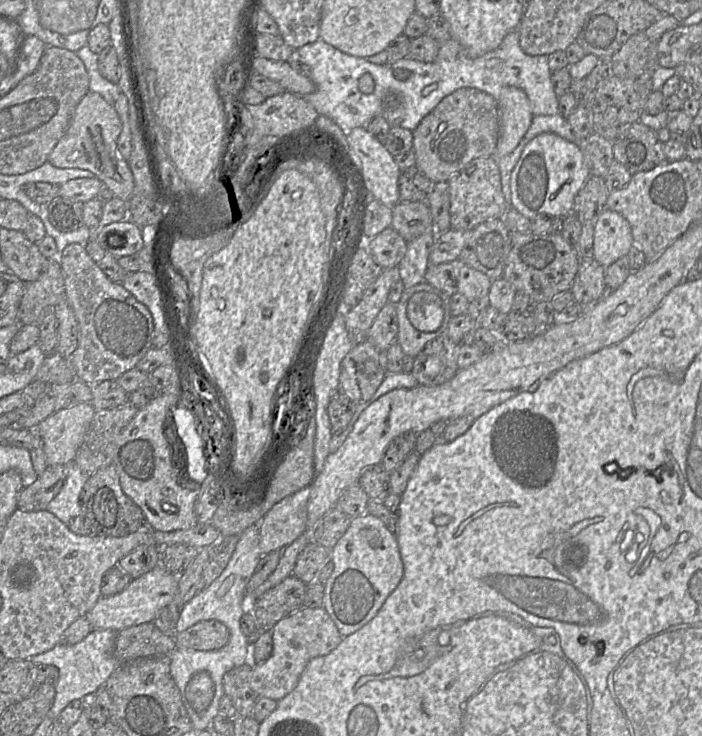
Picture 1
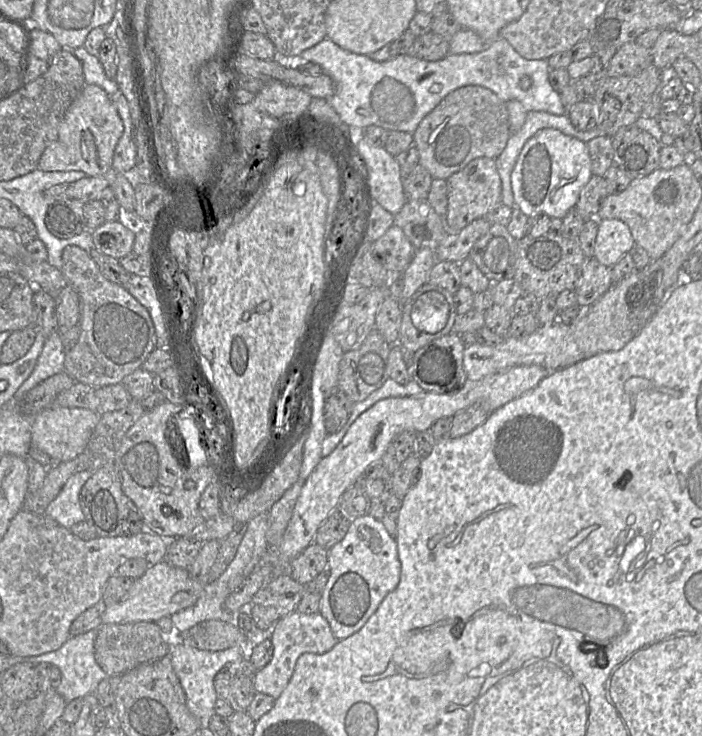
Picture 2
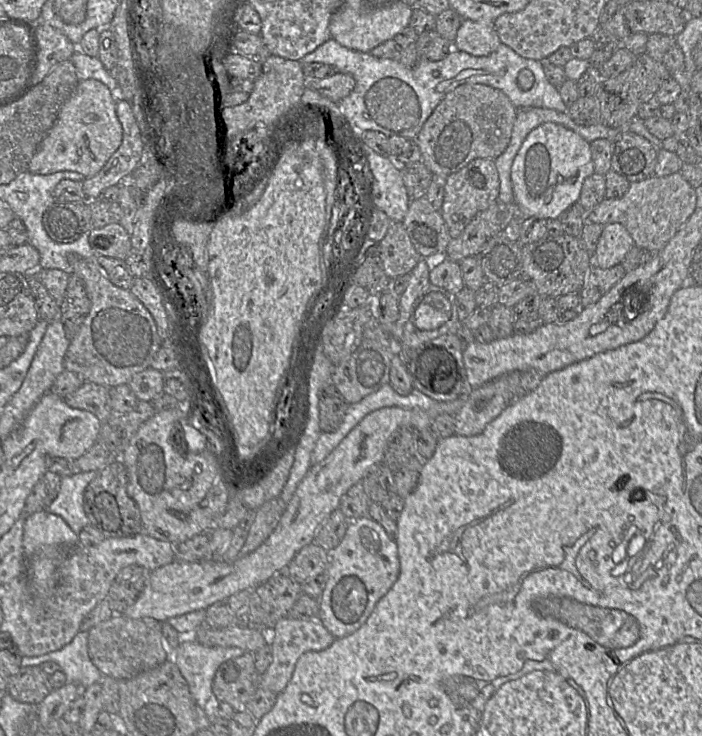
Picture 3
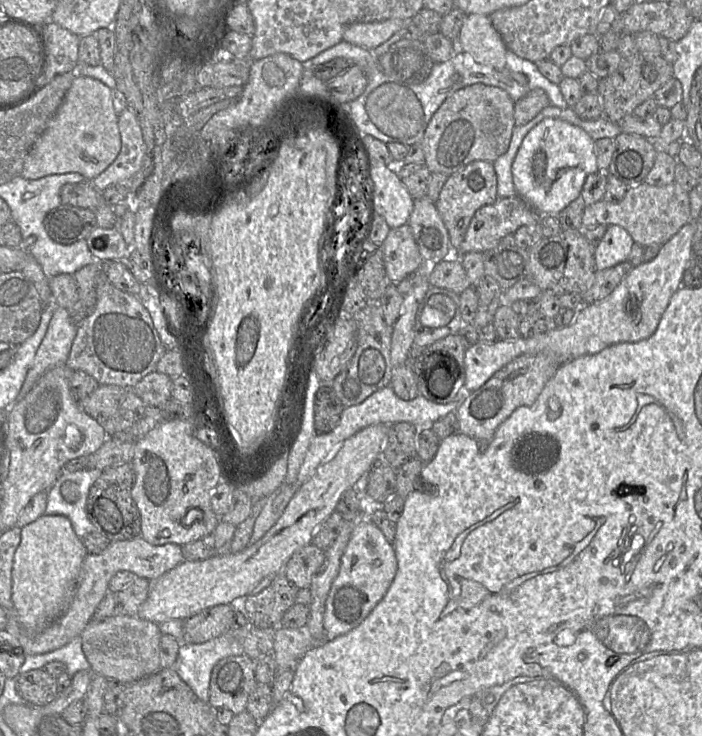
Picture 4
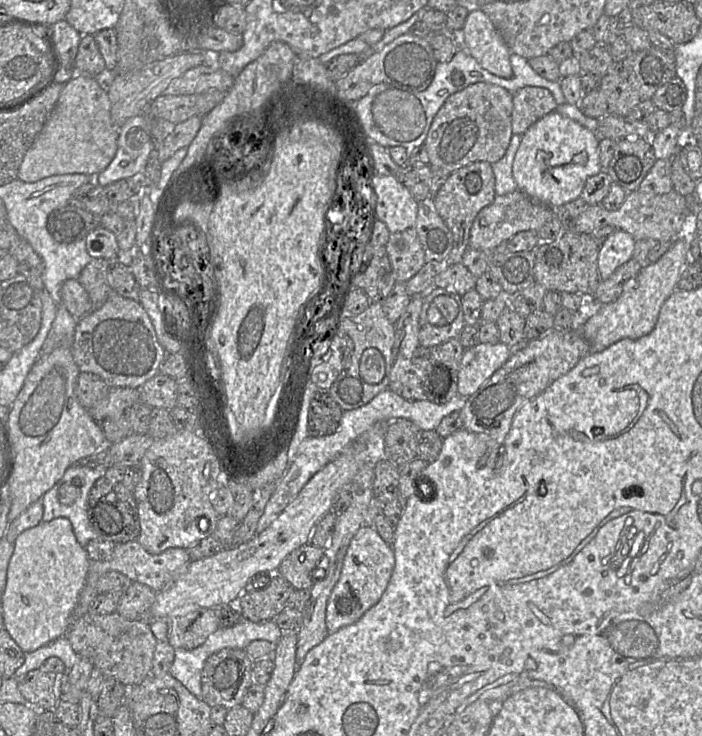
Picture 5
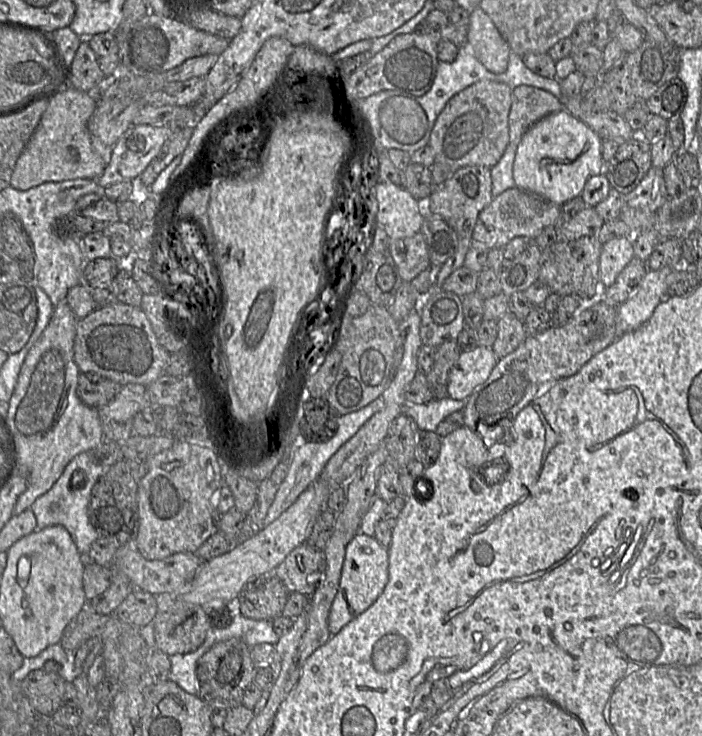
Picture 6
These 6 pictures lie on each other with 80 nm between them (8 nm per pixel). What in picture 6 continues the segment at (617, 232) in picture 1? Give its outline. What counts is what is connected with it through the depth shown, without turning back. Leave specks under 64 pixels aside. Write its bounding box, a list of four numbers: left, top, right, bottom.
[599,237,634,291]

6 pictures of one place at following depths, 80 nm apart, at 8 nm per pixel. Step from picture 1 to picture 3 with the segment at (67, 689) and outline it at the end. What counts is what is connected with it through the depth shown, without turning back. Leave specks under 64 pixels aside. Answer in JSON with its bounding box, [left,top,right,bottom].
[21,631,103,688]

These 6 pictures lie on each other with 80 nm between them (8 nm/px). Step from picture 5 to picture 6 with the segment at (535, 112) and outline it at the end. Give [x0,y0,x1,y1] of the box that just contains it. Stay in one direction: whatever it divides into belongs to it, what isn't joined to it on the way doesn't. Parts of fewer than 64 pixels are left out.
[509,85,562,145]

